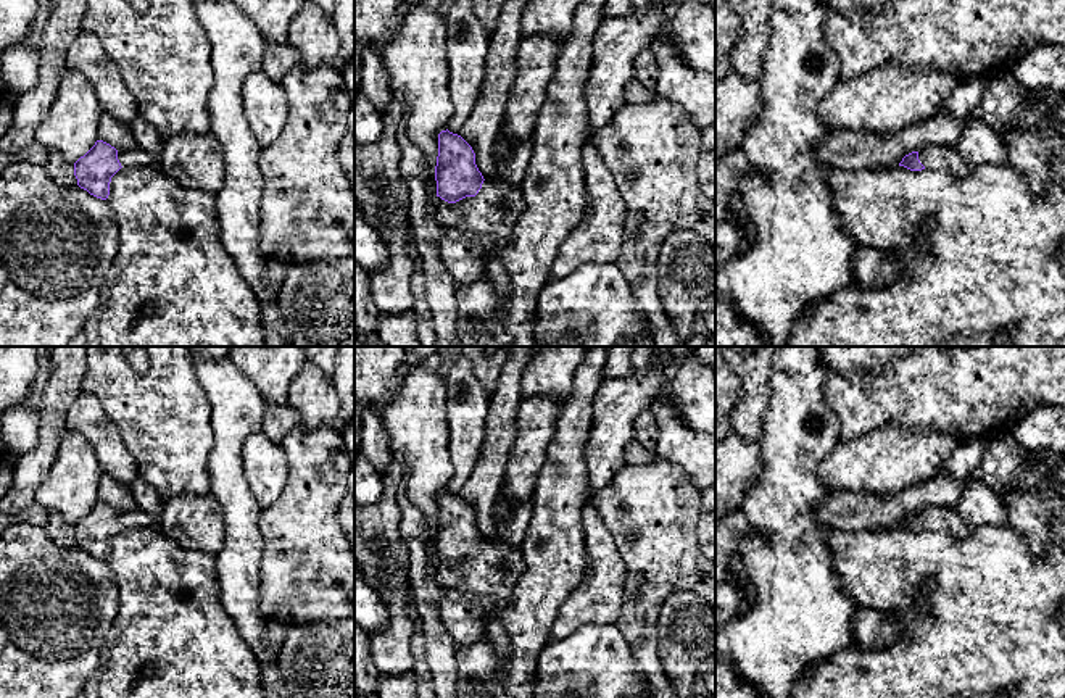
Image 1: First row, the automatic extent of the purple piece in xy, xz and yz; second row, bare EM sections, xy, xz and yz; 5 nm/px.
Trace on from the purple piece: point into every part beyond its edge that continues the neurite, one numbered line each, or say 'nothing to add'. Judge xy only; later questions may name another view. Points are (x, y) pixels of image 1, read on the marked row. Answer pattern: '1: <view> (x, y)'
1: xy (136, 157)

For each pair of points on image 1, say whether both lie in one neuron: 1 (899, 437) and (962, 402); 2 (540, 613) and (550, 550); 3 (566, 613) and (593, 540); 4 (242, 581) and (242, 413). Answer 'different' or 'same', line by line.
1: different
2: same
3: same
4: same

